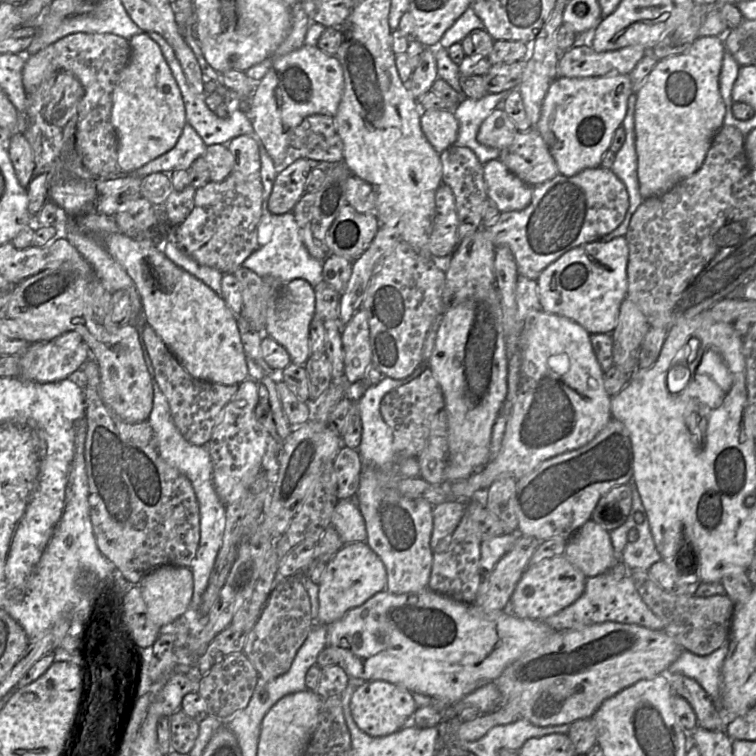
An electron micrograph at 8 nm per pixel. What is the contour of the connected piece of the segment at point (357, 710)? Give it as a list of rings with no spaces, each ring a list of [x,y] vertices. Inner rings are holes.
[[[382,680],[366,681],[355,690],[350,701],[354,722],[360,730],[372,737],[383,737],[397,732],[412,721],[416,709],[411,692]]]

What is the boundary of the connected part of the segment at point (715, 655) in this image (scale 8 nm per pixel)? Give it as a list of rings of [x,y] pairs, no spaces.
[[[729,639],[709,655],[699,656],[682,650],[666,673],[678,673],[694,679],[718,704],[722,691],[722,666],[729,649]]]

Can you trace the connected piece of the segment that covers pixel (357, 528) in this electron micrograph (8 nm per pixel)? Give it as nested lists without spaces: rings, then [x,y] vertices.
[[[355,499],[338,501],[333,511],[331,526],[335,528],[344,545],[365,542],[367,539],[365,521]]]

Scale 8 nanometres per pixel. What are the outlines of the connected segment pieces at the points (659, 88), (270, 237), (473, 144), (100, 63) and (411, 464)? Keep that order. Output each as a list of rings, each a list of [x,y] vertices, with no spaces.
[[[698,37],[684,52],[659,60],[636,93],[635,139],[639,190],[643,199],[668,192],[701,168],[714,136],[724,125],[726,106],[719,90],[724,52],[721,37]]]
[[[263,201],[257,241],[258,249],[243,262],[243,267],[260,277],[271,276],[285,284],[294,279],[303,279],[315,288],[323,281],[323,262],[312,257],[304,246],[293,213],[274,215]]]
[[[508,92],[488,93],[480,99],[464,97],[455,109],[448,109],[453,111],[459,124],[455,144],[471,149],[483,165],[491,160],[499,159],[501,150],[480,144],[477,141],[478,130],[496,107],[504,109]]]
[[[73,33],[24,57],[22,84],[26,95],[60,71],[71,72],[84,88],[78,106],[75,149],[86,170],[95,178],[119,171],[118,138],[112,125],[113,91],[131,58],[129,40],[112,33]]]
[[[421,364],[410,376],[402,380],[392,379],[384,376],[376,385],[369,385],[364,395],[358,402],[362,423],[362,439],[358,447],[358,452],[365,466],[373,466],[383,473],[393,473],[396,477],[418,477],[420,473],[417,458],[401,459],[393,449],[393,432],[392,429],[384,421],[380,404],[386,394],[394,389],[411,382],[419,377],[428,364]]]

